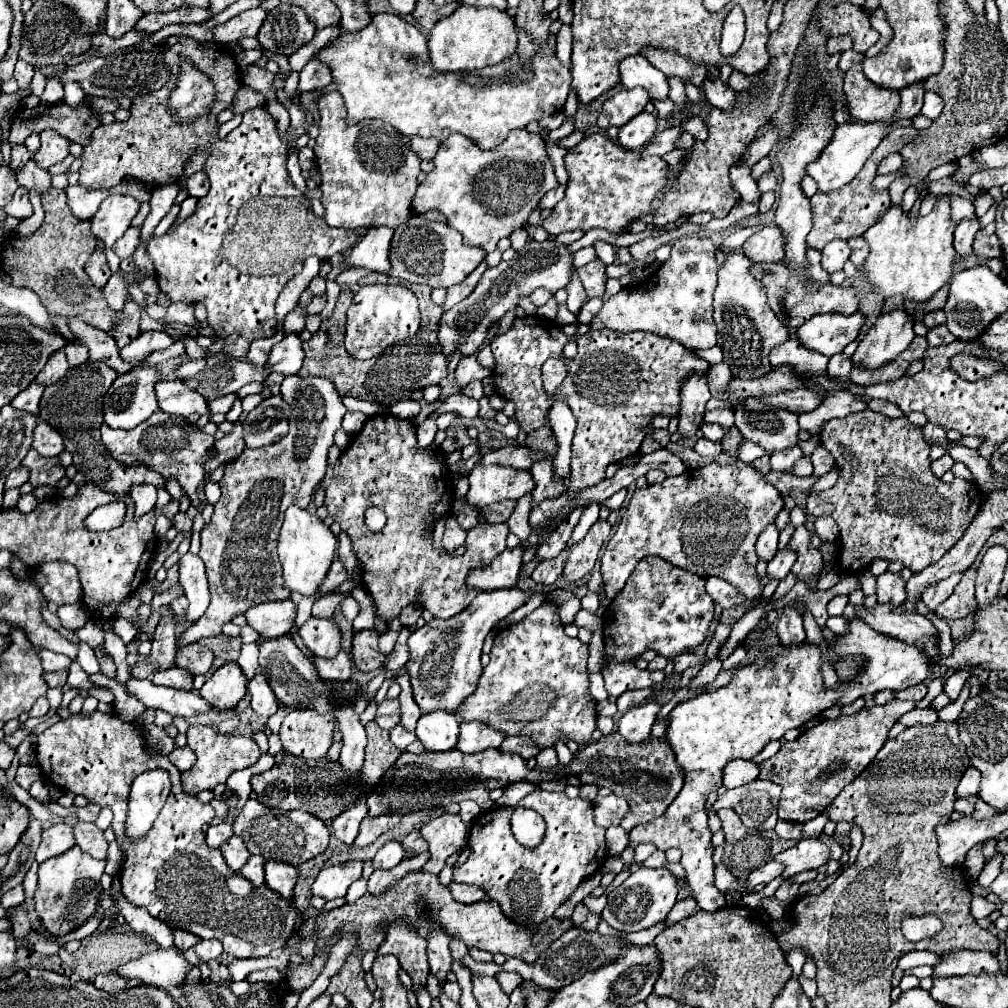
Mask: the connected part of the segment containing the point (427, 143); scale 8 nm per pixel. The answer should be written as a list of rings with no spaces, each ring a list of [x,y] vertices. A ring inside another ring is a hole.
[[[410,137],[410,149],[420,157],[420,159],[432,159],[436,155],[436,149],[440,143],[436,139],[422,139],[422,137]]]

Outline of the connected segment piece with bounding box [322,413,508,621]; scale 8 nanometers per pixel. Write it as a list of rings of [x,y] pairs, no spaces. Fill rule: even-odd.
[[[390,413],[386,415],[386,419],[382,415],[374,415],[366,421],[362,431],[354,435],[350,447],[342,451],[338,465],[328,467],[322,487],[326,491],[328,515],[352,539],[352,547],[366,553],[366,555],[356,555],[362,563],[362,585],[372,595],[376,613],[384,621],[396,619],[402,607],[406,607],[408,603],[420,603],[434,617],[440,619],[454,617],[456,613],[466,609],[468,603],[472,603],[472,599],[476,597],[472,589],[464,589],[464,577],[468,575],[468,569],[474,569],[476,565],[486,565],[488,561],[492,561],[492,557],[496,557],[496,553],[502,553],[506,549],[506,535],[508,535],[506,523],[500,525],[484,523],[470,529],[466,537],[466,553],[460,557],[444,555],[432,547],[432,541],[424,541],[422,537],[424,523],[434,523],[440,517],[448,517],[452,509],[452,499],[454,499],[452,475],[444,463],[444,457],[438,455],[434,447],[428,449],[416,447],[416,427],[410,421],[402,421]],[[370,505],[380,507],[388,515],[386,527],[380,533],[372,533],[364,525],[364,509]]]

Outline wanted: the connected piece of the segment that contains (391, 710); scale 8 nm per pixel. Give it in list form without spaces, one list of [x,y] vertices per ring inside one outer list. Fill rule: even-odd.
[[[384,699],[378,705],[378,715],[394,715],[400,713],[400,699]]]

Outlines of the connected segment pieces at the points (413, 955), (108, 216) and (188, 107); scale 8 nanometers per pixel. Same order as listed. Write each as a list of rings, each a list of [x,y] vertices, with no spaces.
[[[396,921],[392,925],[392,931],[388,931],[388,937],[384,945],[378,949],[378,957],[392,953],[398,957],[400,965],[404,965],[404,971],[412,977],[412,991],[426,987],[428,979],[428,955],[426,955],[426,941],[422,937],[416,937],[410,933],[408,925],[404,921]]]
[[[110,195],[100,203],[98,213],[90,219],[92,233],[102,239],[106,246],[105,255],[111,272],[117,272],[121,260],[112,252],[112,245],[130,227],[130,221],[138,213],[140,203],[128,195]]]
[[[180,55],[180,77],[168,97],[168,111],[178,123],[192,123],[206,117],[216,101],[216,87],[212,79],[202,73],[188,57]]]

